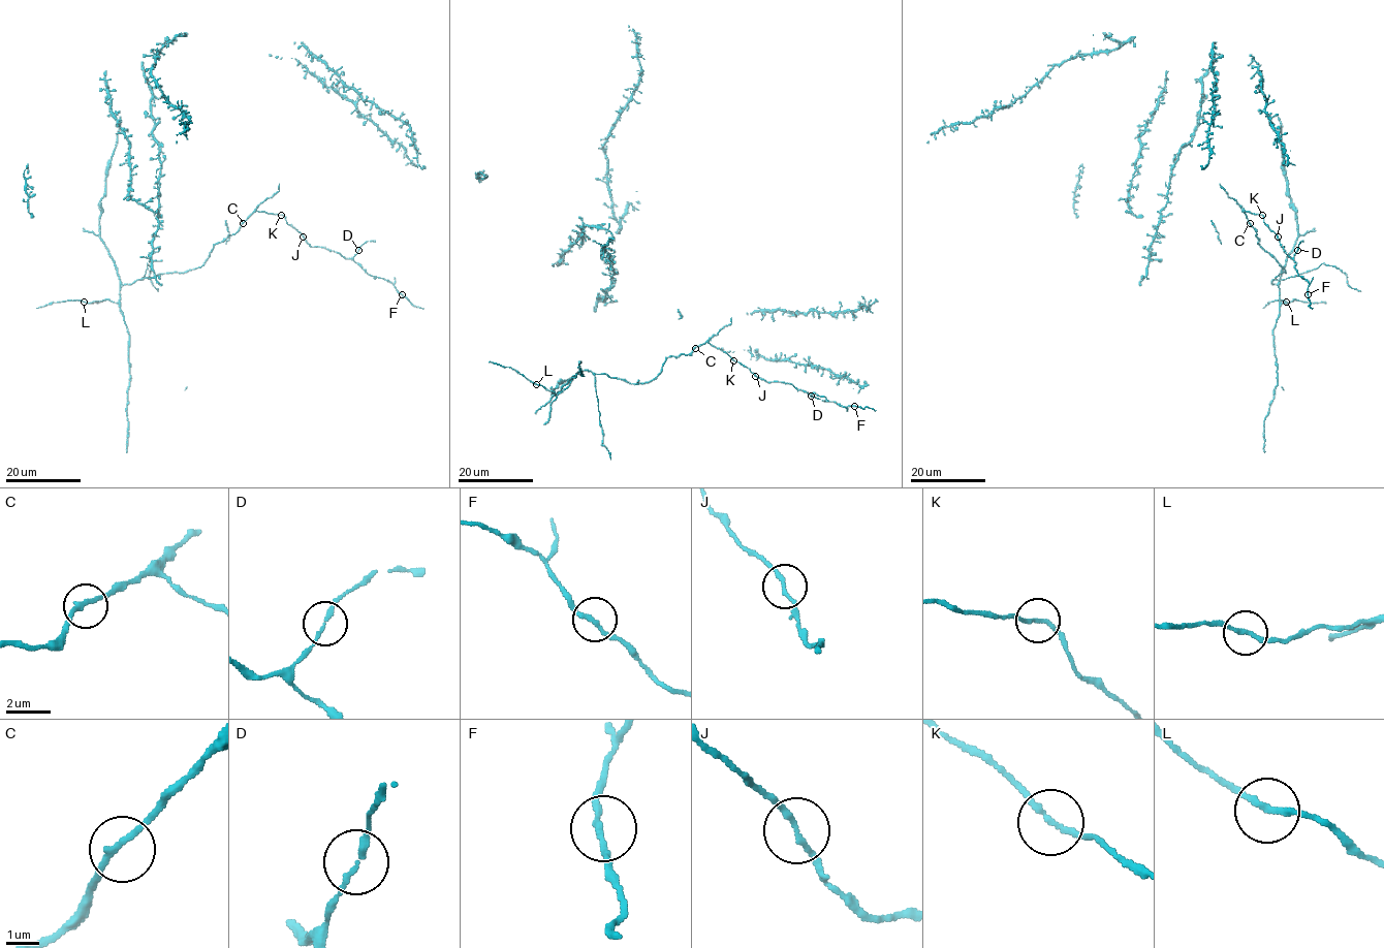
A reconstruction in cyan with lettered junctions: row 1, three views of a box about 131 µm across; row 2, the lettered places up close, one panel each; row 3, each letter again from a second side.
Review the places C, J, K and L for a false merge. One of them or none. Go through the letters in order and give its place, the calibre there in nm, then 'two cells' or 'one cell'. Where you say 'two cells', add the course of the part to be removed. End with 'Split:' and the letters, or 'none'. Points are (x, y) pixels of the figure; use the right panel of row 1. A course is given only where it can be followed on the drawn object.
C: (1250, 223) | 200 nm | one cell
J: (1278, 236) | 160 nm | one cell
K: (1262, 215) | 160 nm | one cell
L: (1286, 302) | 180 nm | one cell
Split: none

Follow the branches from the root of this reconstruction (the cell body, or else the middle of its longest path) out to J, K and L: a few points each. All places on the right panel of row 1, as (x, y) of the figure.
J: (1249, 223), (1245, 211), (1262, 215), (1263, 222), (1278, 236)
K: (1249, 223), (1245, 211), (1262, 215)
L: (1249, 223), (1259, 245), (1285, 272), (1272, 284), (1279, 287), (1283, 304), (1295, 299), (1286, 302)

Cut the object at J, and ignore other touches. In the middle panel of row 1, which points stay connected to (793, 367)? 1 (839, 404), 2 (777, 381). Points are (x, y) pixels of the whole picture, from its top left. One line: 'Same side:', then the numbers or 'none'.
Same side: none

